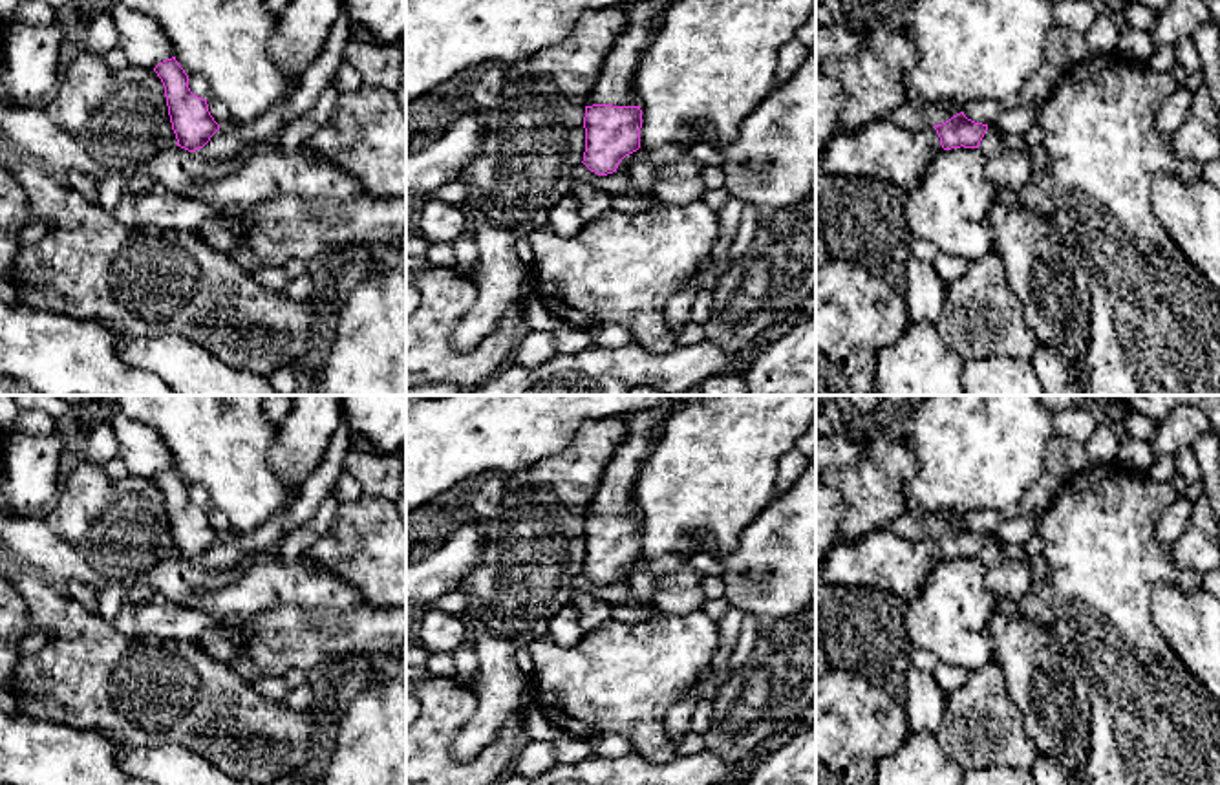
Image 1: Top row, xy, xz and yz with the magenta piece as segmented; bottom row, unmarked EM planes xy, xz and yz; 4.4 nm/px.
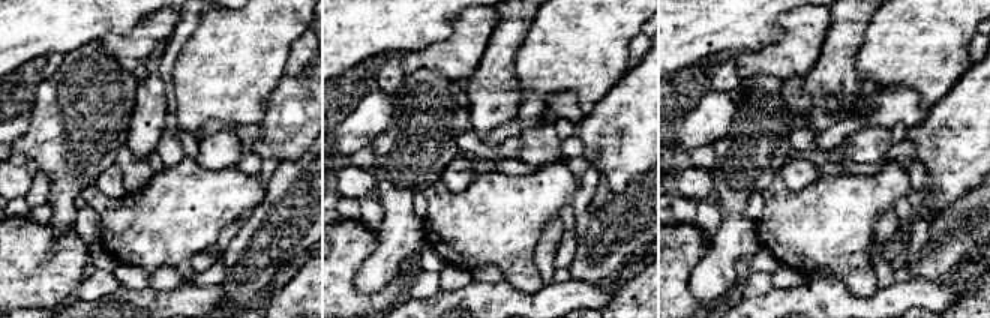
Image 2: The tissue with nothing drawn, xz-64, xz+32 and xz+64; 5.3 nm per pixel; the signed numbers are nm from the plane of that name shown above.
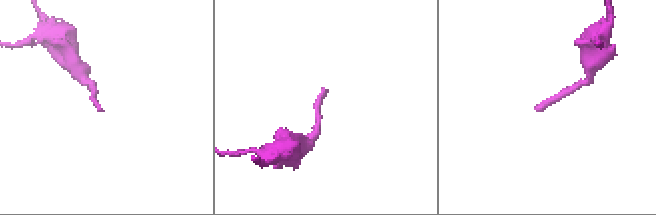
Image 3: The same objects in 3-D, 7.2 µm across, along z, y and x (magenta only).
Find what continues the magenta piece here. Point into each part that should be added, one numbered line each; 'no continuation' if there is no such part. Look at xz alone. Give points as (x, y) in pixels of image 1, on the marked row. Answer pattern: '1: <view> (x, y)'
1: xz (615, 85)

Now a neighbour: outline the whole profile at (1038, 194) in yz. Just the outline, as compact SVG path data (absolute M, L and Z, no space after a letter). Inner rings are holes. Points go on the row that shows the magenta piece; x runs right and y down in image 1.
M1048 170L1033 172L1017 196L1022 207L1037 210L1046 218L1054 218L1059 209Z

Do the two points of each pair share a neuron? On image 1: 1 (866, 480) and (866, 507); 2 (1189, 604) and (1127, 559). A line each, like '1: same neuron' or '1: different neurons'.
1: same neuron
2: different neurons

